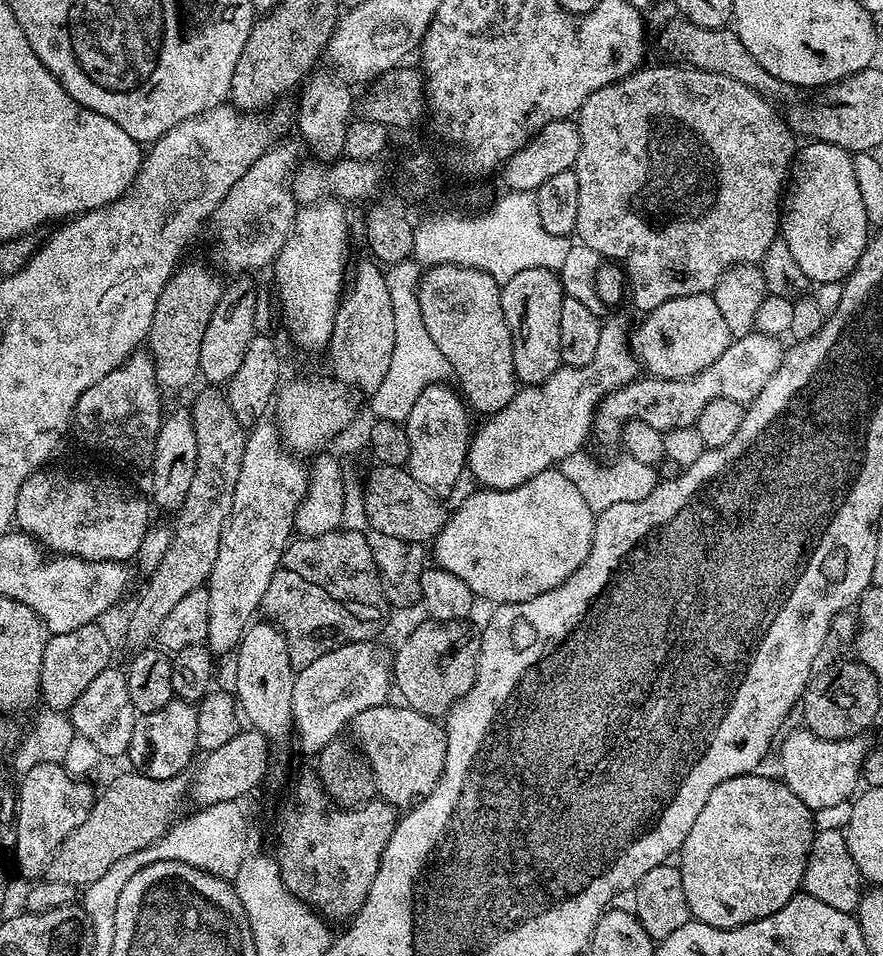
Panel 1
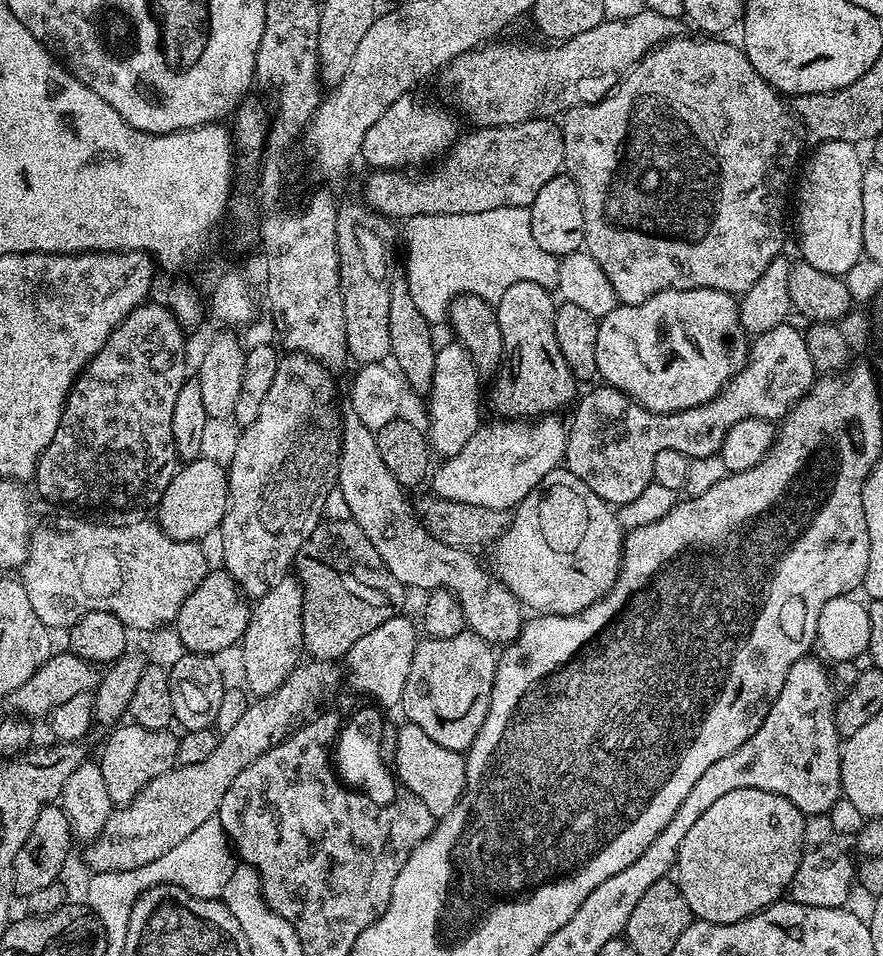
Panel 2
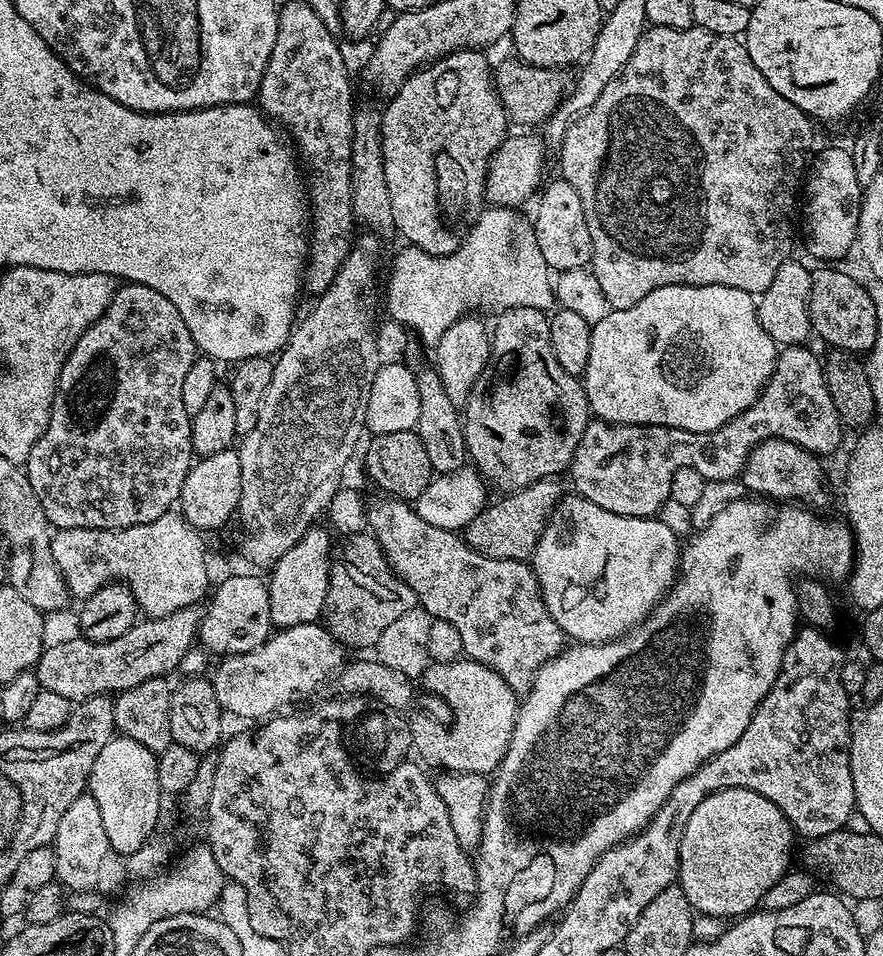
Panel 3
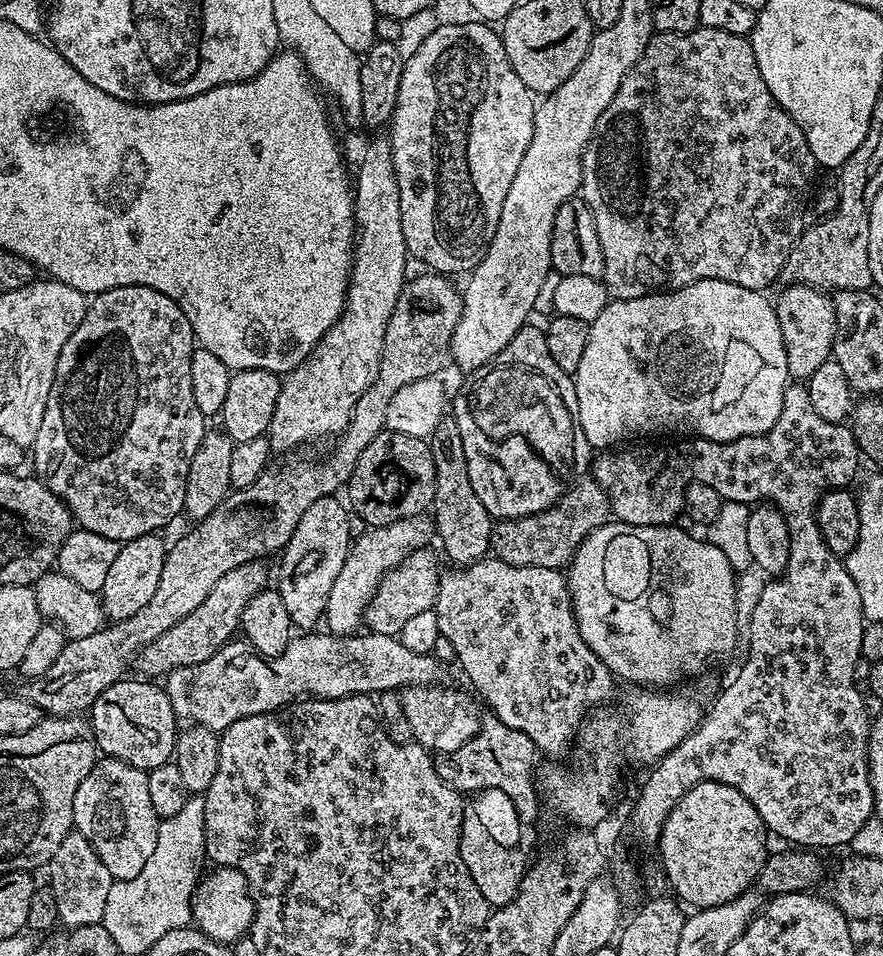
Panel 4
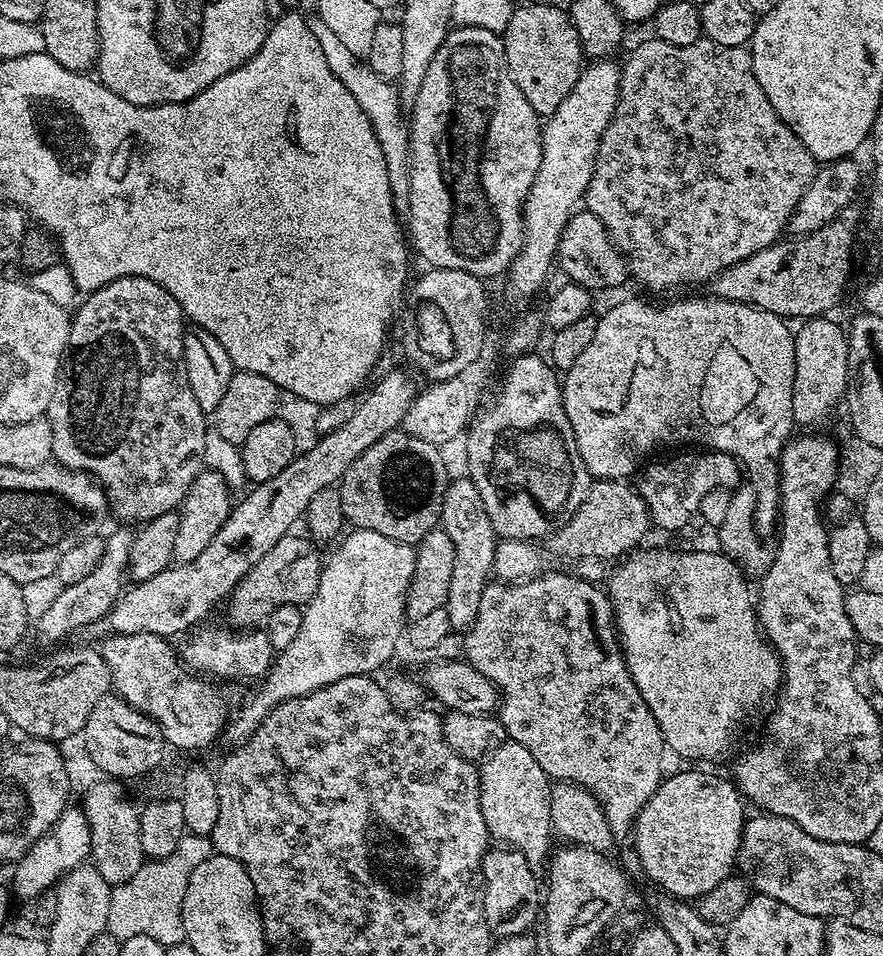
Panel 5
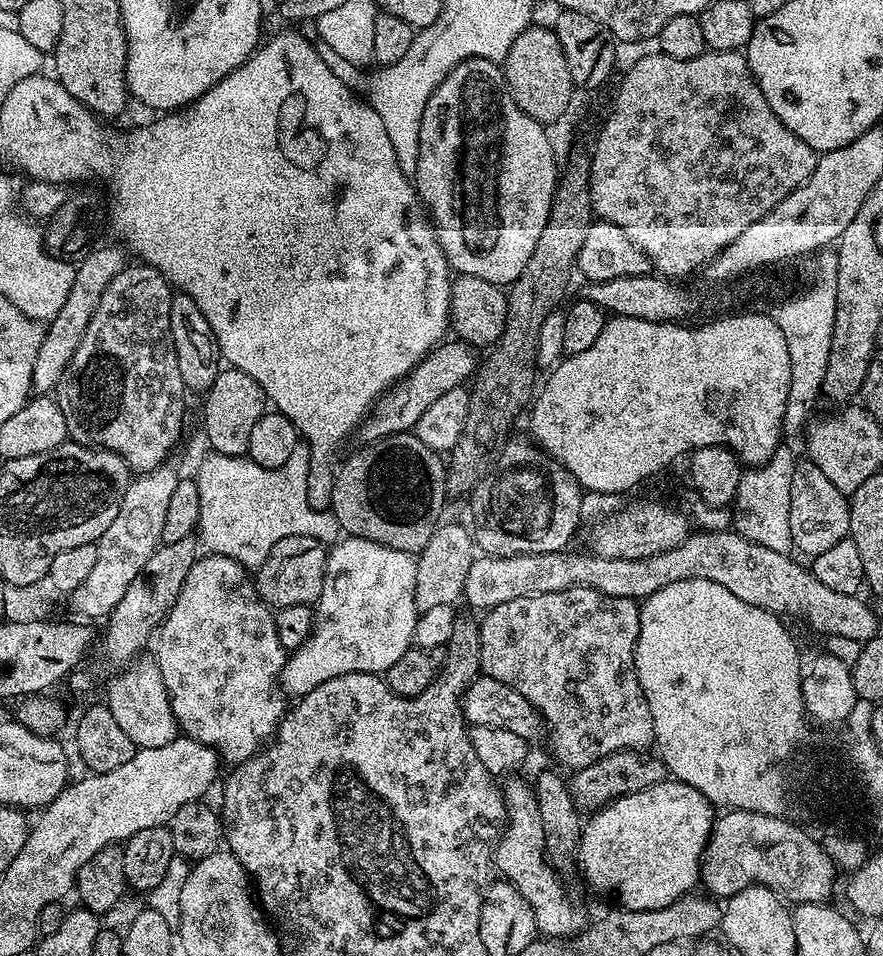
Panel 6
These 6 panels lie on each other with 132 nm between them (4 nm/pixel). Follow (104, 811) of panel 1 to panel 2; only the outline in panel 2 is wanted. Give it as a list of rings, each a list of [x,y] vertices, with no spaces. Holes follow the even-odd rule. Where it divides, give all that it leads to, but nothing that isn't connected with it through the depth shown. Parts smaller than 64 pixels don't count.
[[[315,658],[309,659],[307,662],[297,664],[295,670],[286,678],[286,682],[282,682],[282,686],[278,686],[278,690],[274,690],[274,694],[253,699],[242,718],[235,723],[234,728],[222,736],[216,745],[214,754],[210,754],[210,758],[204,759],[203,762],[180,764],[170,769],[166,774],[150,781],[128,804],[113,811],[112,817],[106,822],[100,835],[85,847],[88,849],[84,852],[84,860],[89,864],[89,869],[92,872],[138,870],[138,866],[146,866],[146,862],[154,862],[157,858],[162,858],[162,854],[174,850],[174,846],[178,846],[178,842],[183,842],[196,827],[202,826],[202,822],[213,819],[220,811],[220,803],[226,790],[230,790],[230,782],[234,782],[234,778],[238,778],[238,774],[242,774],[242,770],[246,770],[246,766],[250,766],[250,762],[254,762],[262,754],[266,754],[275,744],[279,744],[285,736],[289,735],[293,731],[294,725],[301,719],[299,716],[315,700],[326,699],[339,686],[340,672],[342,676],[342,668],[339,663]]]

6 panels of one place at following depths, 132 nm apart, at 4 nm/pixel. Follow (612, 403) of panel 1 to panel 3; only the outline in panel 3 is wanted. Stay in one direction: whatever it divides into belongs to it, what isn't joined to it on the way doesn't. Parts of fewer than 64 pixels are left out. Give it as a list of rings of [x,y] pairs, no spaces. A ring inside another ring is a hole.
[[[804,344],[781,347],[772,377],[758,399],[718,430],[691,432],[657,424],[608,424],[593,419],[574,450],[570,465],[573,489],[610,514],[652,518],[670,498],[672,476],[683,468],[698,470],[706,482],[737,479],[748,455],[769,438],[792,442],[813,454],[834,451],[840,444],[842,421],[827,390],[824,363]]]

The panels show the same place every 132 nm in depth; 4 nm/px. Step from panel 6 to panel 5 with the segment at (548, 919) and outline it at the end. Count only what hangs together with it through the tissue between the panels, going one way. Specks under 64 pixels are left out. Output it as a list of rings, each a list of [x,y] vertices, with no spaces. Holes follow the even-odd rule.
[[[505,742],[498,746],[479,765],[480,805],[482,818],[488,827],[488,835],[493,841],[501,840],[509,844],[516,852],[525,856],[527,863],[536,863],[547,857],[548,842],[552,839],[553,830],[550,822],[550,777],[544,773],[542,766],[526,750],[526,746]]]

